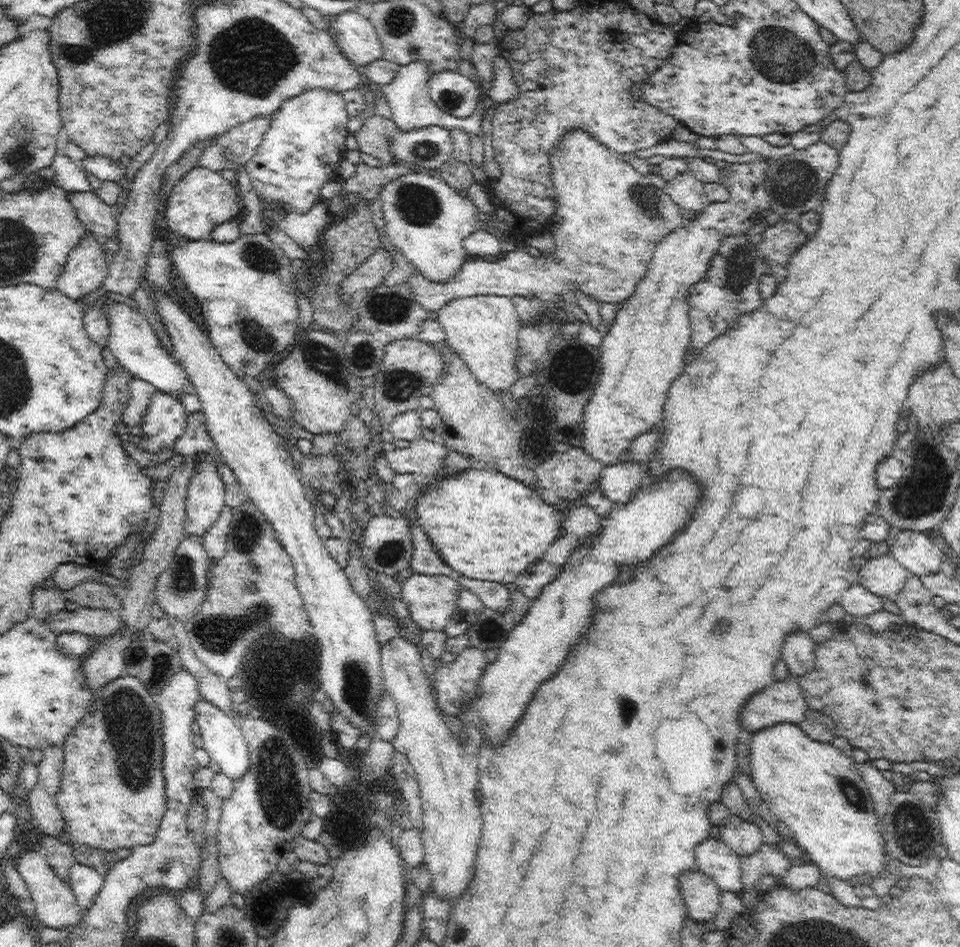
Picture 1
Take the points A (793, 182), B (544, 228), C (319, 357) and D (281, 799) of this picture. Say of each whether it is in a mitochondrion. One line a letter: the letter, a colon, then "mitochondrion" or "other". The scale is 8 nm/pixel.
A: mitochondrion
B: other
C: mitochondrion
D: mitochondrion

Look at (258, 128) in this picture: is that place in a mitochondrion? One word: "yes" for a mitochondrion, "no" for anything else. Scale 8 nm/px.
no

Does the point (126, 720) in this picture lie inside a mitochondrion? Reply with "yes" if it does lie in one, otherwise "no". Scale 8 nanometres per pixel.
yes

